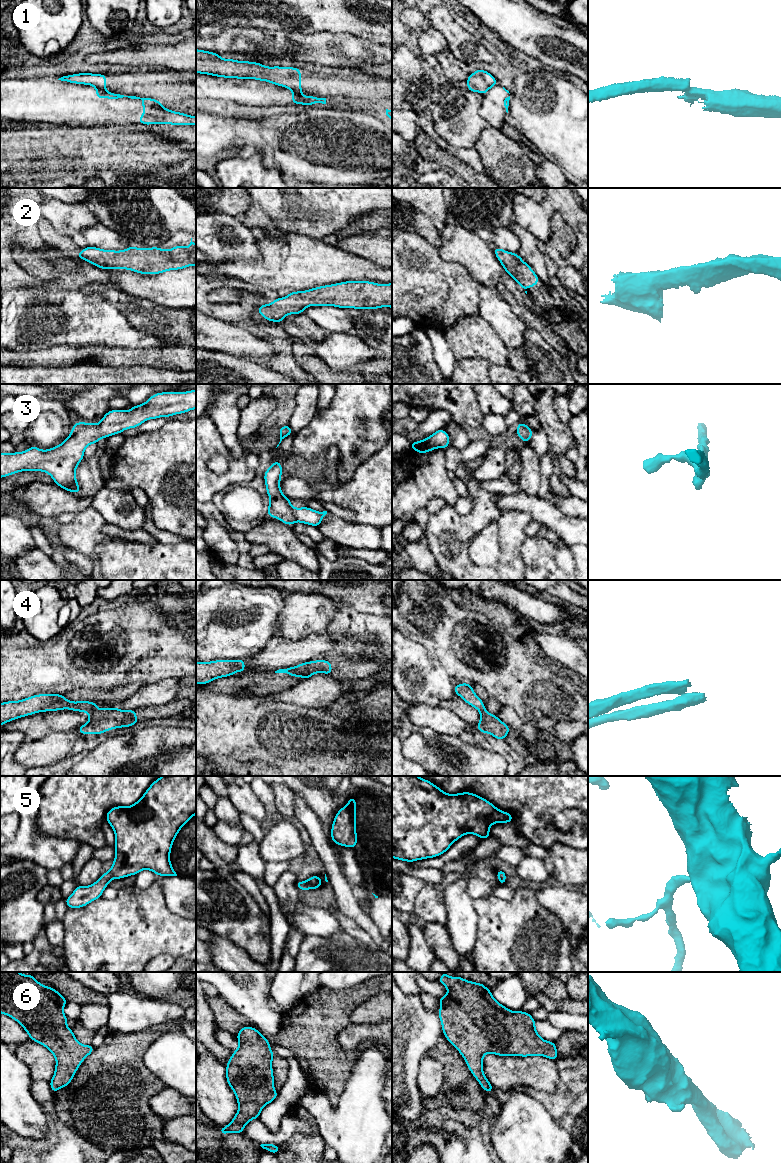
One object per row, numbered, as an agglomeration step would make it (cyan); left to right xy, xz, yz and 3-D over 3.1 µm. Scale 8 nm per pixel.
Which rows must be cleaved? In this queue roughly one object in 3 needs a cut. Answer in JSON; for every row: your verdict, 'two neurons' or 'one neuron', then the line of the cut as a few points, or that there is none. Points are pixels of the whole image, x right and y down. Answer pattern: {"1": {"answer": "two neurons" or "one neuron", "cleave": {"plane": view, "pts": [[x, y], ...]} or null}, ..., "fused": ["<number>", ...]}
{"1": {"answer": "two neurons", "cleave": {"plane": "xy", "pts": [[96, 87], [105, 90]]}}, "2": {"answer": "one neuron", "cleave": null}, "3": {"answer": "one neuron", "cleave": null}, "4": {"answer": "two neurons", "cleave": {"plane": "xy", "pts": [[96, 708], [89, 713]]}}, "5": {"answer": "one neuron", "cleave": null}, "6": {"answer": "one neuron", "cleave": null}, "fused": ["1", "4"]}

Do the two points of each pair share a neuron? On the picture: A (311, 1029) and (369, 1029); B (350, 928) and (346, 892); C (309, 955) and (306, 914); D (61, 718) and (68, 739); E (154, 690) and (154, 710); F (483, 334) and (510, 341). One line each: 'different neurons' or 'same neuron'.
A: different neurons
B: different neurons
C: different neurons
D: different neurons
E: different neurons
F: different neurons

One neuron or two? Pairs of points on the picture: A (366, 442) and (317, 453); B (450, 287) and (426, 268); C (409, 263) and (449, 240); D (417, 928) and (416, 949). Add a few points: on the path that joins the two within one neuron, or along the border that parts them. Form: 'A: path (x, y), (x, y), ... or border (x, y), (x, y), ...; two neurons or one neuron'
A: path (354, 441), (329, 441); one neuron
B: path (444, 286), (432, 274); one neuron
C: border (437, 248), (438, 254), (444, 260), (456, 262); two neurons
D: path (417, 933), (417, 944); one neuron

